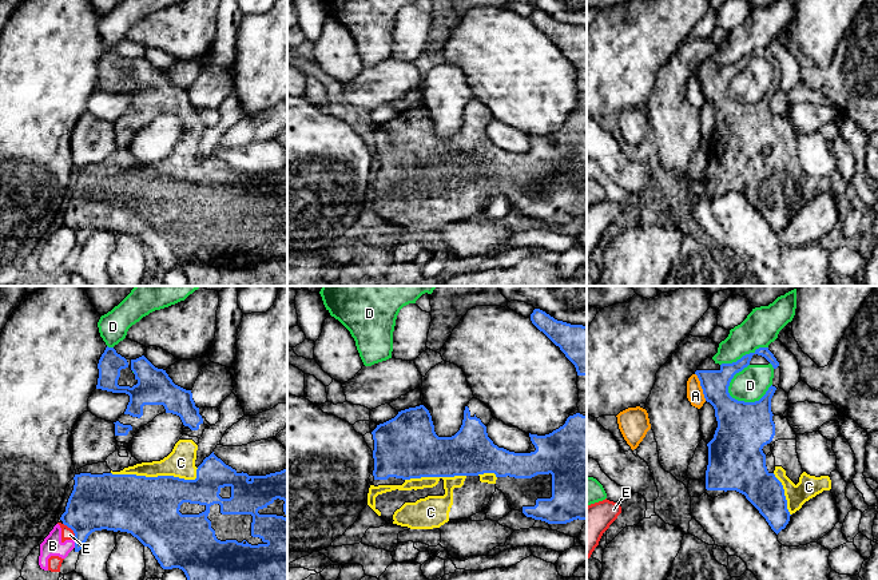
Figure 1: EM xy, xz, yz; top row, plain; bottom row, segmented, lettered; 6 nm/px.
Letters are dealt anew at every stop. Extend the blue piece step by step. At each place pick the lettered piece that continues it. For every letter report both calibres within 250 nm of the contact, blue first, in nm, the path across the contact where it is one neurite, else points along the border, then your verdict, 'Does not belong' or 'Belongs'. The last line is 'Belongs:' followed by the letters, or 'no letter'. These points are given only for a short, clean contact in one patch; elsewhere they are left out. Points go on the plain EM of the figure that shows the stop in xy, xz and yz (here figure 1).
A: Thickness 180 nm (blue) against 100 nm. Does not belong
B: Thickness 300 nm (blue) against 120 nm. Boundary: xy (74, 241), (75, 247). Does not belong
C: Thickness 360 nm (blue) against 180 nm. Belongs
D: Thickness 320 nm (blue) against 200 nm. Does not belong
E: Thickness 340 nm (blue) against 80 nm. Boundary: xy (63, 223), (72, 231), (75, 239). Does not belong
Belongs: C

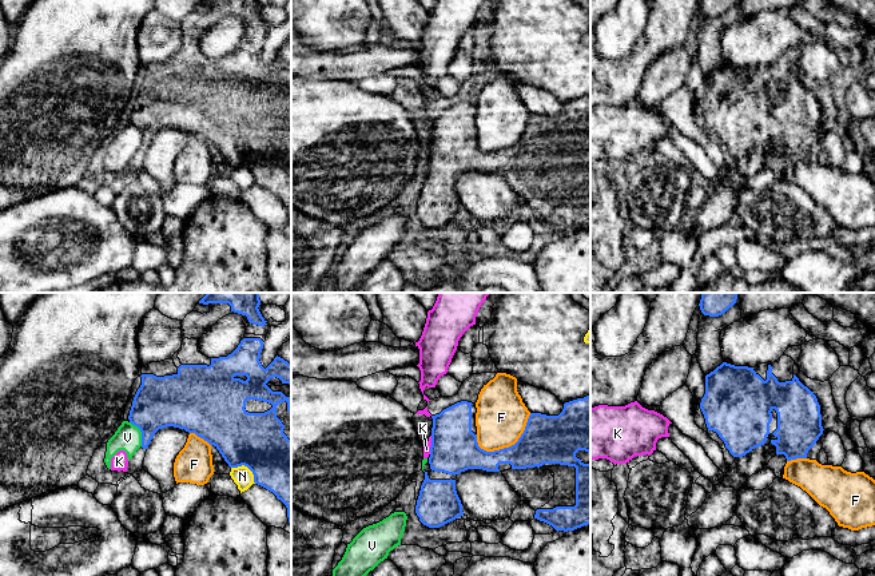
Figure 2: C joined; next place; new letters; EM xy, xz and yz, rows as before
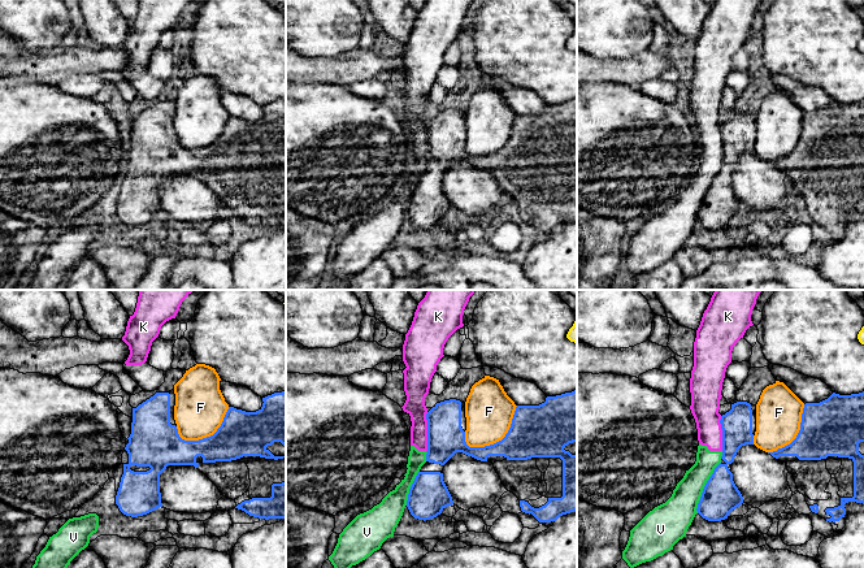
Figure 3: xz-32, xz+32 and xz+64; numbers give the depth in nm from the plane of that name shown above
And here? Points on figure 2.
F: Thickness 280 nm (blue) against 300 nm. Does not belong
K: Thickness 280 nm (blue) against 50 nm. Boundary: xz (432, 136), (429, 154). Does not belong
N: Thickness 360 nm (blue) against 120 nm. Does not belong
V: Thickness 300 nm (blue) against 160 nm. Does not belong
Belongs: no letter

